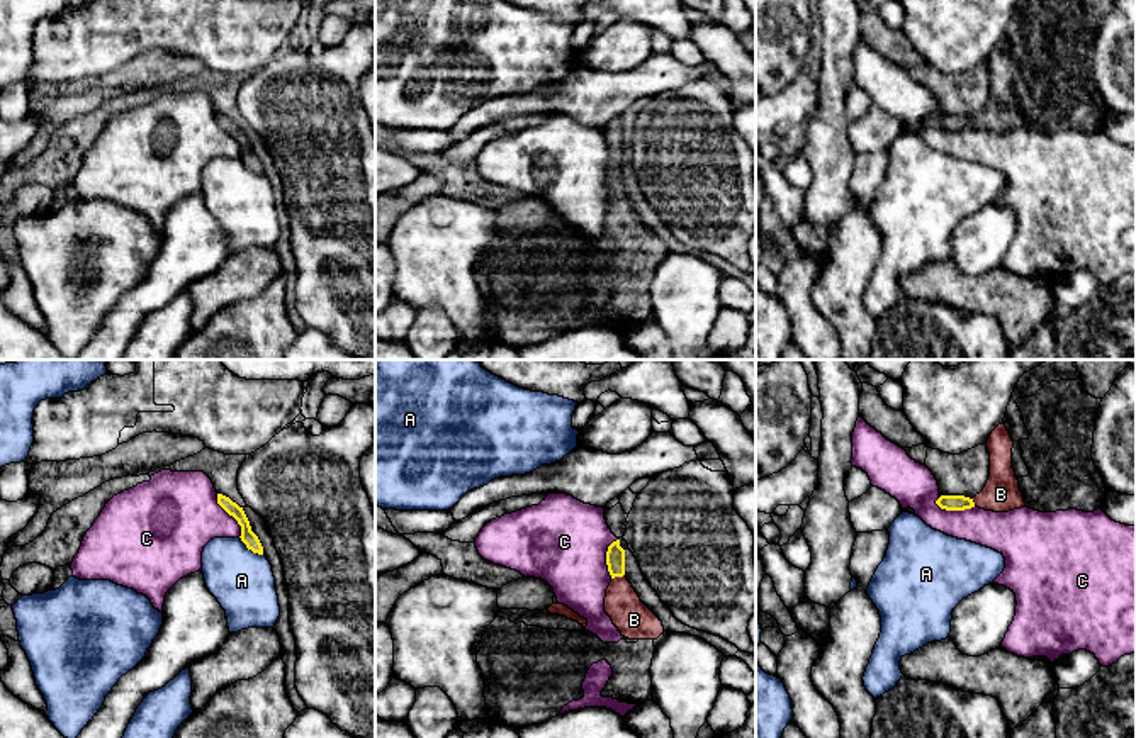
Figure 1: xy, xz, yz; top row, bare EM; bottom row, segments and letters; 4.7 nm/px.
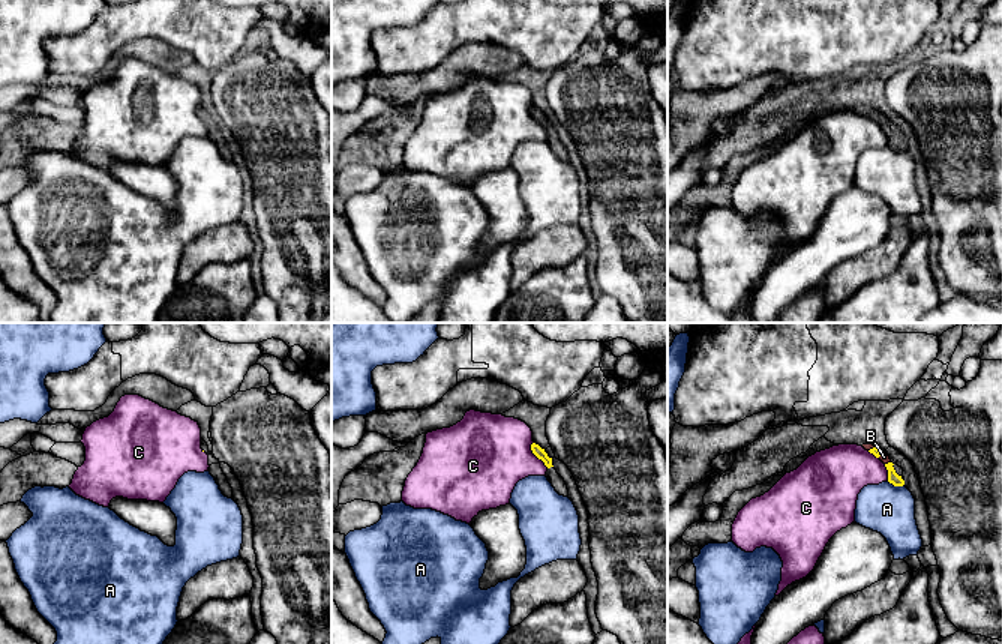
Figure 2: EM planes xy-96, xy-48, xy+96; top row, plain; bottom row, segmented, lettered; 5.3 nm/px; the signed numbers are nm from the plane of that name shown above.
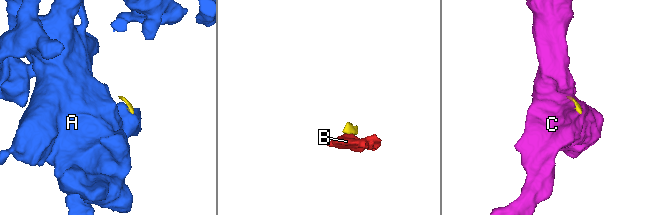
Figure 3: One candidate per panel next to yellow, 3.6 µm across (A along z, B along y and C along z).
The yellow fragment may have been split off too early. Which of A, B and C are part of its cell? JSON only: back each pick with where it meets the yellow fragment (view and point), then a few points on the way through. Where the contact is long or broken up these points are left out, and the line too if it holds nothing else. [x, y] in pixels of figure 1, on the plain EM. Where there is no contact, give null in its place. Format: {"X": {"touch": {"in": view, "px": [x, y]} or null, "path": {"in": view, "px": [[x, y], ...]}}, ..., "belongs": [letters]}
{"B": {"touch": {"in": "xz", "px": [617, 195]}, "path": {"in": "xz", "px": [[615, 177], [617, 195], [622, 224], [634, 240]]}}, "belongs": ["B"]}

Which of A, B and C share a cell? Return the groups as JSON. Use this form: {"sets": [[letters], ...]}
{"sets": [["A"], ["B"], ["C"]]}

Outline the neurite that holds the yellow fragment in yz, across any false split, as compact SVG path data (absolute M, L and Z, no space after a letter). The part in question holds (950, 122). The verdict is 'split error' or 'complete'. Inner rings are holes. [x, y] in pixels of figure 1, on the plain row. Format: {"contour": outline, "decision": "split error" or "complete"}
{"contour": "M1019 0L1007 25L1004 42L988 61L990 97L973 119L941 115L936 124L946 131L980 127L1009 132L1029 127L1039 132L1102 129L1107 112L1094 80L1095 36L1116 0Z", "decision": "split error"}

